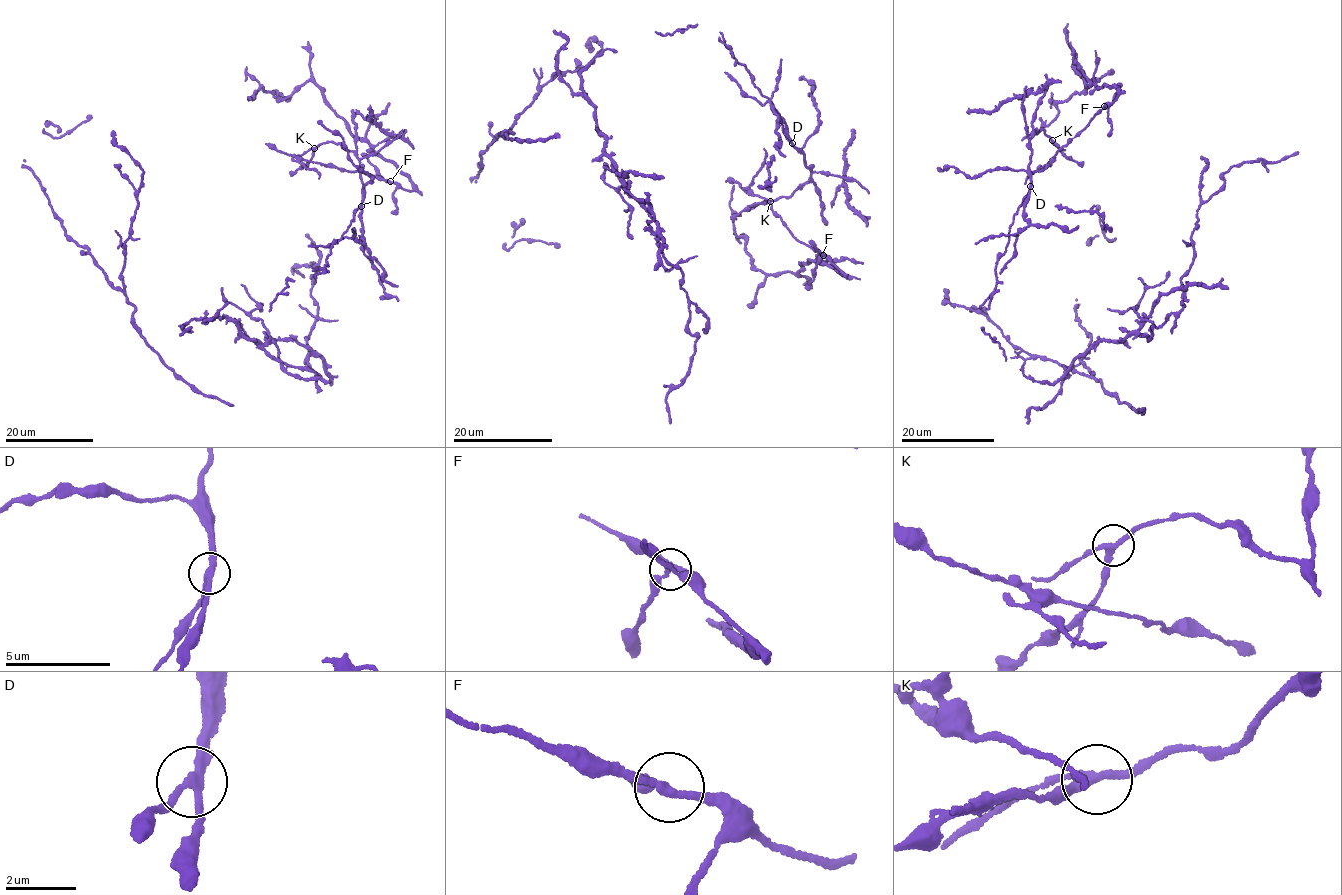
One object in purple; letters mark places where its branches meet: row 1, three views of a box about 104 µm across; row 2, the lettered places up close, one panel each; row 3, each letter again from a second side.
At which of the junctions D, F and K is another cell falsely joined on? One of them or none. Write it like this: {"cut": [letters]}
{"cut": ["D"]}

